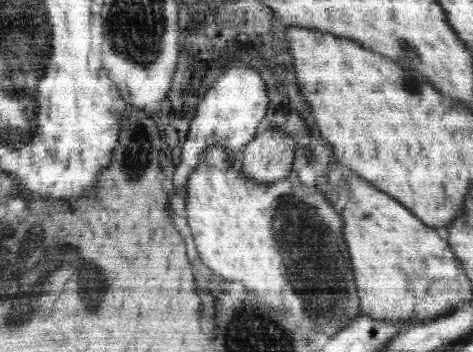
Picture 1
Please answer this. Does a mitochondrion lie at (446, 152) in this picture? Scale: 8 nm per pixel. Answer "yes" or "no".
no

